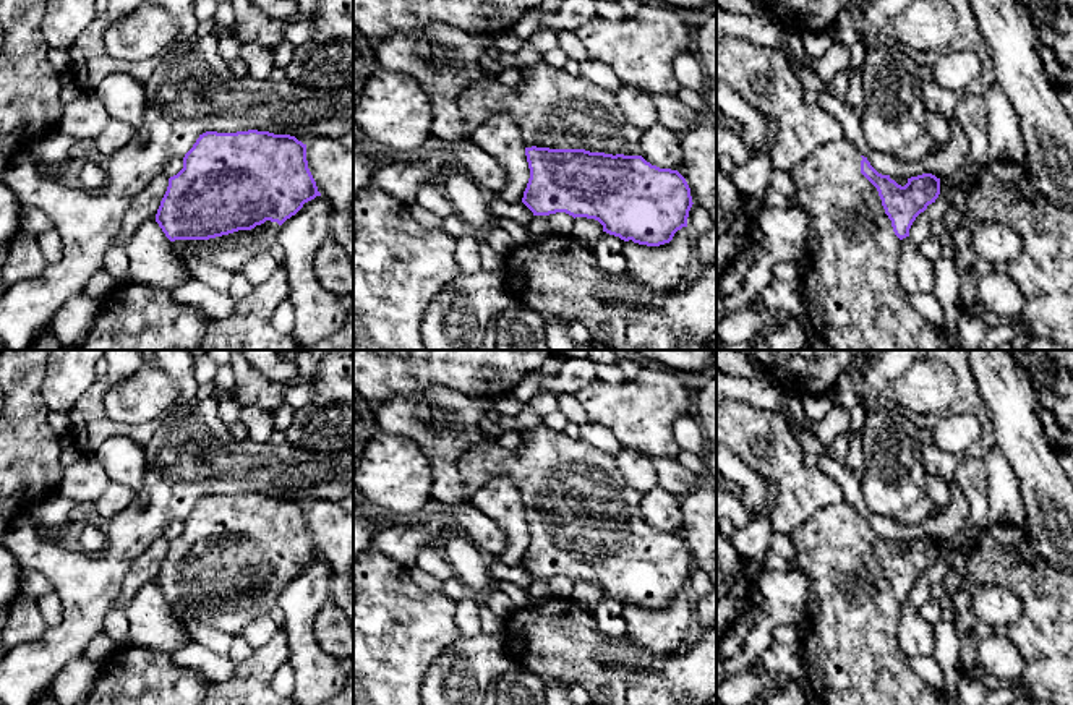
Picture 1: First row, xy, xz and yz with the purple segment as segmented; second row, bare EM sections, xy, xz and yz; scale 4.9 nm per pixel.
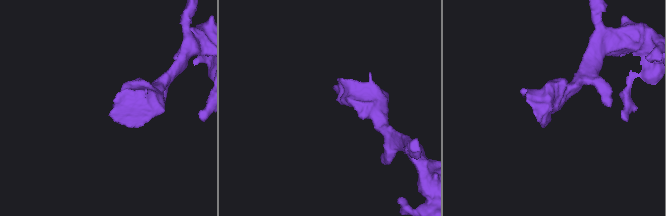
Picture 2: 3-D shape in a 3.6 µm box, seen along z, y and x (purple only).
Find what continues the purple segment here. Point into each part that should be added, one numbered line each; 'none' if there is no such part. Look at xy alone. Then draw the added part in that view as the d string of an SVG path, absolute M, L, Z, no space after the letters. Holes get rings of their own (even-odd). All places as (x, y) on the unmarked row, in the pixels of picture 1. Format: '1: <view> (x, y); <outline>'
1: xy (230, 615); M266 583L251 593L238 593L209 603L175 603L172 611L186 629L191 622L201 622L237 637L254 617L277 606L279 593L277 585Z

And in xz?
1: xz (553, 472); M545 425L524 431L520 444L512 451L489 441L473 446L459 459L457 470L468 491L478 491L493 478L507 476L520 493L525 511L585 512L613 519L642 515L642 494L624 480L616 467L616 455Z

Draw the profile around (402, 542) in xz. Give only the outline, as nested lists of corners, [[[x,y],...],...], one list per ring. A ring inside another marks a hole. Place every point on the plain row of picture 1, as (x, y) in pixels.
[[[465,504],[455,509],[430,509],[407,523],[381,523],[368,549],[387,554],[410,569],[425,546],[433,546],[434,538],[446,540],[454,532],[489,558],[506,548],[504,528],[480,509]]]

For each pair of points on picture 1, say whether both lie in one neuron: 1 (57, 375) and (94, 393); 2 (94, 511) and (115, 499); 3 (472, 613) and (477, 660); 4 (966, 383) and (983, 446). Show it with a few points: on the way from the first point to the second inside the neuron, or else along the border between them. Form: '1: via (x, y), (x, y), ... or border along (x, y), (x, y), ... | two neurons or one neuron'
1: border along (98, 378), (68, 412) | two neurons
2: via (99, 511), (111, 503) | one neuron
3: border along (480, 632), (461, 637) | two neurons
4: via (970, 399), (983, 414), (986, 430) | one neuron

